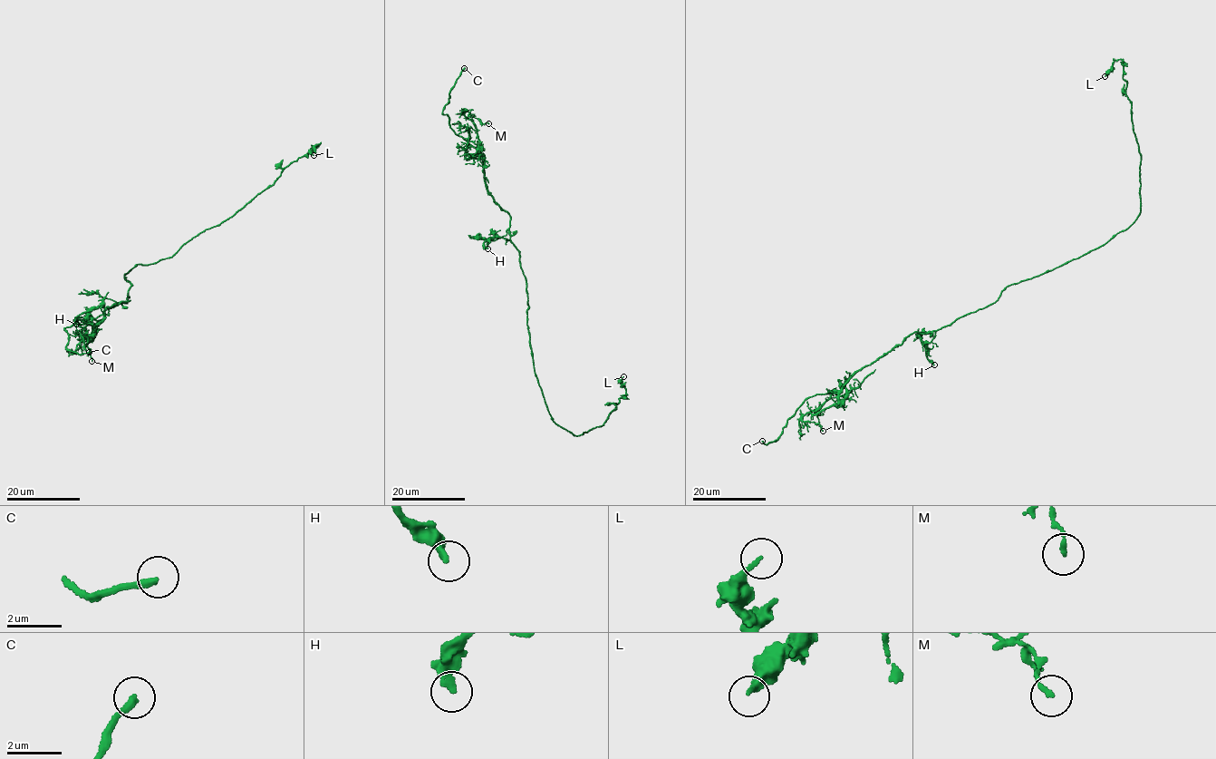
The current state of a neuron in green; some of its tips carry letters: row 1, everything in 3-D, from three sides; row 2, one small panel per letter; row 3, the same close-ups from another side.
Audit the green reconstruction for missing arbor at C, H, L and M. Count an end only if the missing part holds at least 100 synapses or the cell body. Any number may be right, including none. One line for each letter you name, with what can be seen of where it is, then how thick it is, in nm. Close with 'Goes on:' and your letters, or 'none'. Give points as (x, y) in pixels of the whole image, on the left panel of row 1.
C: Place: (89, 352). Thickness 240 nm
Goes on: C

